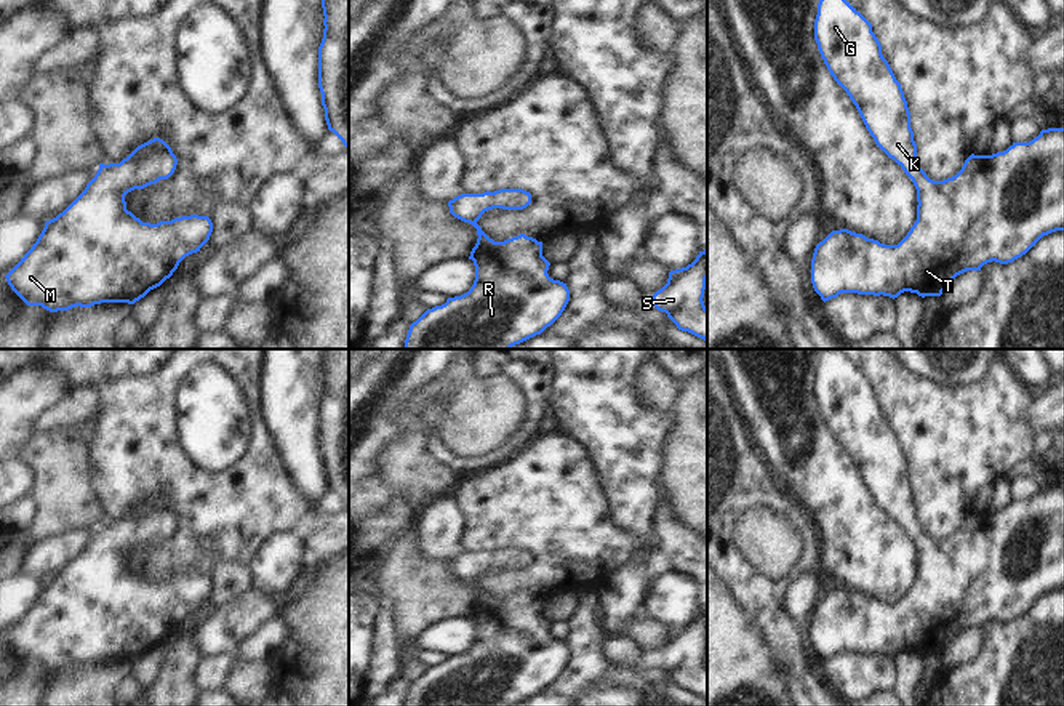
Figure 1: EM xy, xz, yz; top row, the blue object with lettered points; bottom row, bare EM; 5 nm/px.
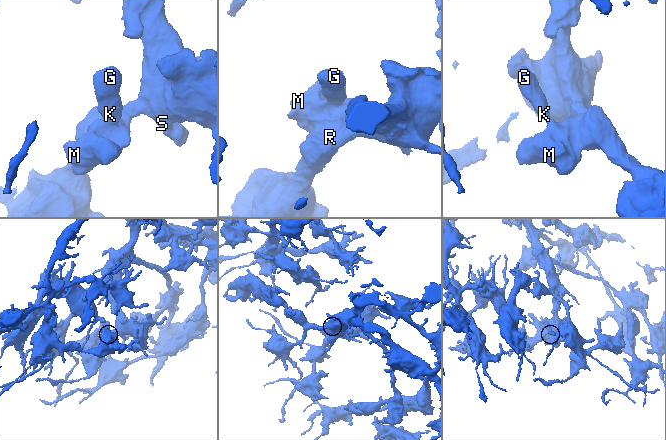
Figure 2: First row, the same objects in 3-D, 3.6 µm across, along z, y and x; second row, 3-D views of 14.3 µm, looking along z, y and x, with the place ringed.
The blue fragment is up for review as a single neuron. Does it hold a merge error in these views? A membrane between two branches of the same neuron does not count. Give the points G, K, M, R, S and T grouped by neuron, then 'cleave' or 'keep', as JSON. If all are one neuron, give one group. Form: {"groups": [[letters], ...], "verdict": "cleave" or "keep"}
{"groups": [["G", "K", "M", "R", "S", "T"]], "verdict": "keep"}

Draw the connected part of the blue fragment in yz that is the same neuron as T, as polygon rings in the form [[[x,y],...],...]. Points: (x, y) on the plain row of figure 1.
[[[826,351],[818,362],[814,399],[827,429],[856,464],[875,503],[893,517],[917,548],[917,580],[898,604],[885,604],[848,588],[832,589],[814,607],[811,642],[826,661],[840,652],[898,656],[904,650],[918,655],[941,655],[946,645],[966,629],[981,629],[987,621],[1008,623],[1026,613],[1043,594],[1064,589],[1064,487],[1042,488],[1029,501],[1013,501],[992,514],[971,512],[962,528],[944,540],[933,540],[920,527],[910,487],[910,471],[901,442],[896,439],[872,383],[842,354]]]

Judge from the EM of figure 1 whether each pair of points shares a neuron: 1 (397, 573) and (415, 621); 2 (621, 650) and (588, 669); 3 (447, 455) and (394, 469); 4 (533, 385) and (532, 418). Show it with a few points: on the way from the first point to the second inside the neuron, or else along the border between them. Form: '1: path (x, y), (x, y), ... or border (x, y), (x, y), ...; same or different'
1: path (408, 585), (415, 591), (415, 610); same
2: border (607, 637), (604, 642), (604, 658), (610, 665); different
3: border (429, 450), (453, 471); different
4: path (533, 393), (533, 410); same

